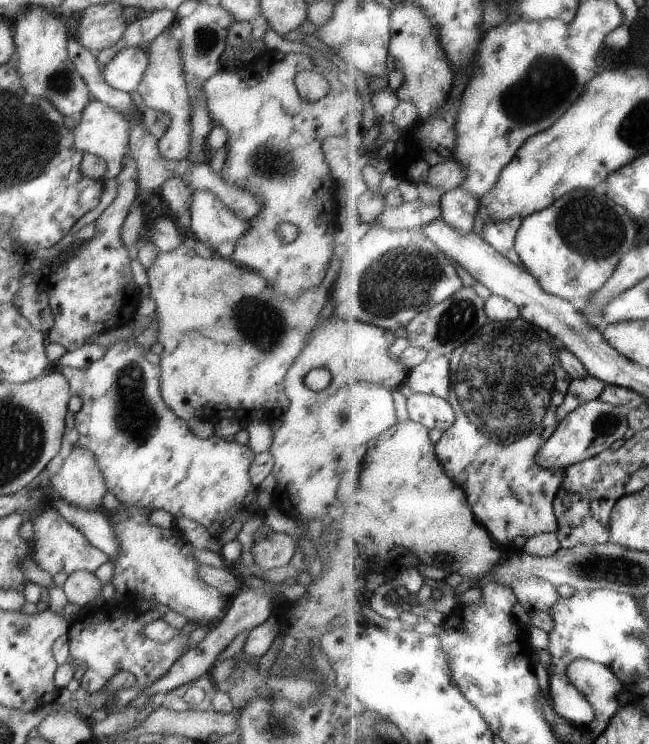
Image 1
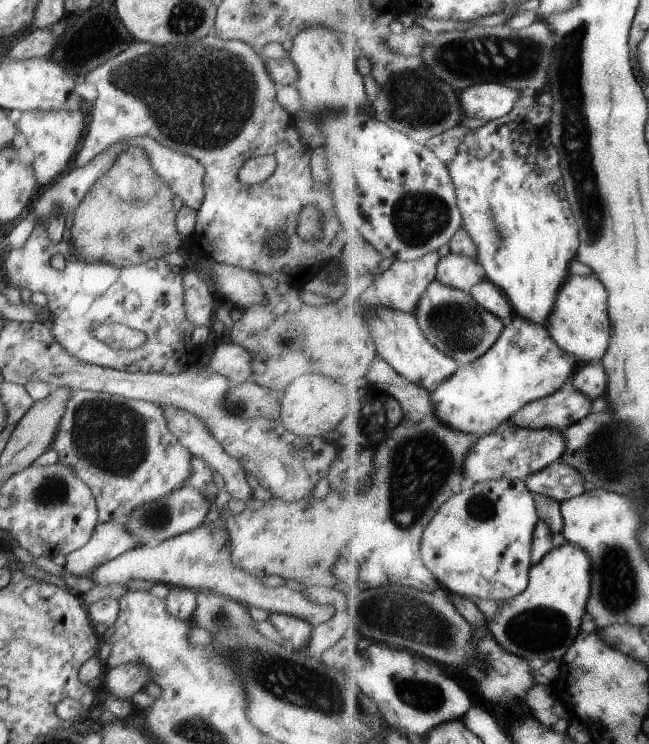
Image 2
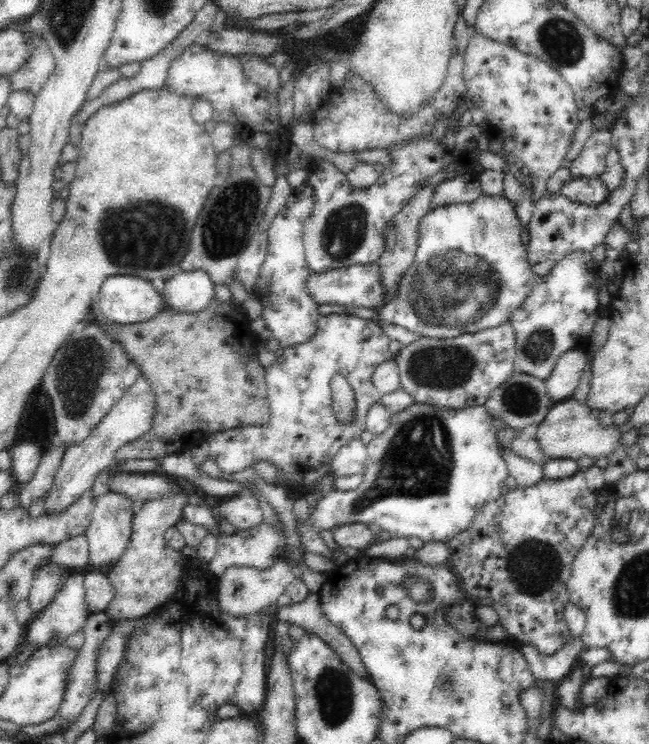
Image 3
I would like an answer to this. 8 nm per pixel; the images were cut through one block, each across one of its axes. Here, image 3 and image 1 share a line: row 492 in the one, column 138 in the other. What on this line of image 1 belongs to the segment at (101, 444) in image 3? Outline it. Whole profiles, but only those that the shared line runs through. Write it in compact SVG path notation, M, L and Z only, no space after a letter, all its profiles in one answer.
M123 48L103 68L103 79L113 89L136 92L149 60L141 48Z

